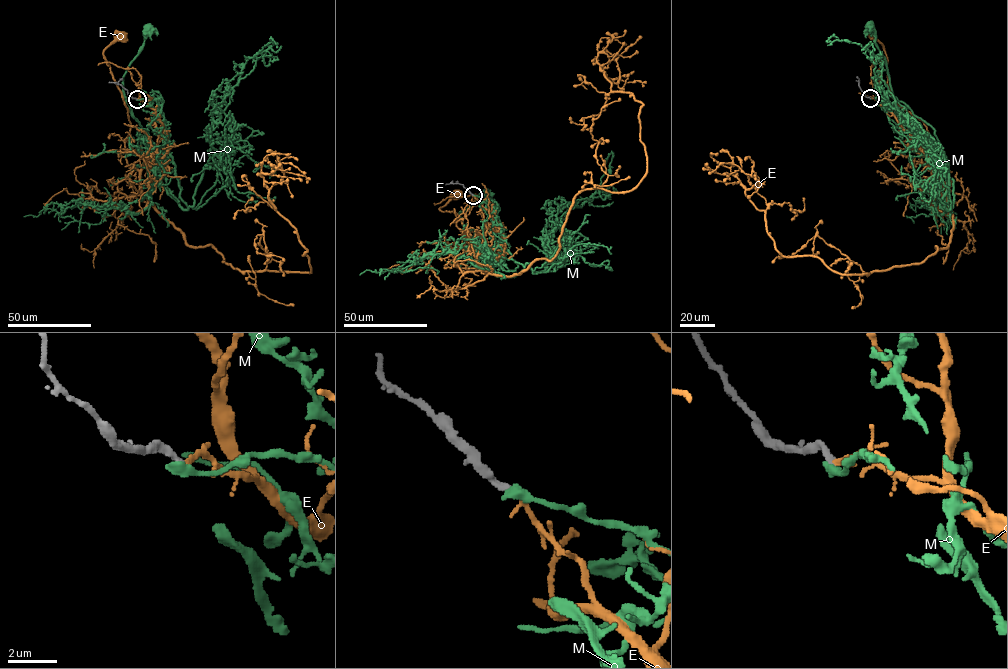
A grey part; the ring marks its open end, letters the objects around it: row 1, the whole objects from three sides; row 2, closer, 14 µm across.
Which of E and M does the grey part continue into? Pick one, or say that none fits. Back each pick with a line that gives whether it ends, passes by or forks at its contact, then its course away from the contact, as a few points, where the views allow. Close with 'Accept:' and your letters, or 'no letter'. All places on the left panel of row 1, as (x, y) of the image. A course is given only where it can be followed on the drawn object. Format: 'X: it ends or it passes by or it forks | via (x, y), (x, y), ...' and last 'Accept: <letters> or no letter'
E: it ends | via (137, 99), (155, 110), (166, 136), (140, 170), (126, 161), (128, 108), (103, 54), (122, 36)
Accept: E

